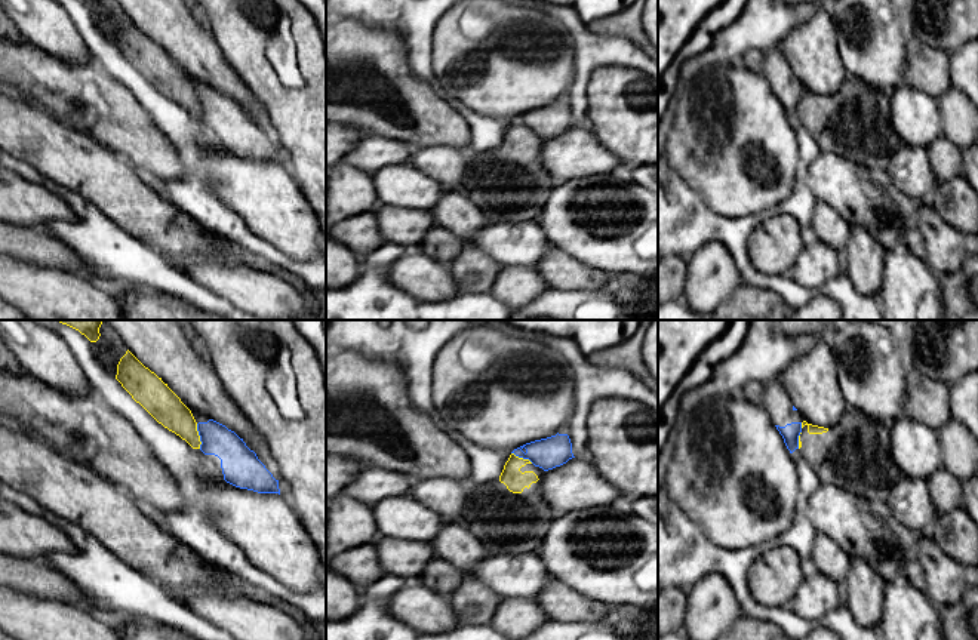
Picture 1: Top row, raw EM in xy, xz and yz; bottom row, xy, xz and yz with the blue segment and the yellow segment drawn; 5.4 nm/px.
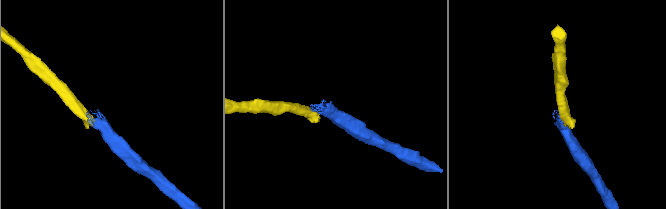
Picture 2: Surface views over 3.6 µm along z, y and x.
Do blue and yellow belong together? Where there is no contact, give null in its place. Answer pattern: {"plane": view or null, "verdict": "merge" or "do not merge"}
{"plane": "xy", "verdict": "do not merge"}

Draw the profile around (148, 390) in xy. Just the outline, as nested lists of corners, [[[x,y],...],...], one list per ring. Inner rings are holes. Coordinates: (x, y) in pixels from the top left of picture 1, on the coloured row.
[[[129,350],[117,364],[116,379],[159,424],[200,449],[197,422],[181,399]]]

